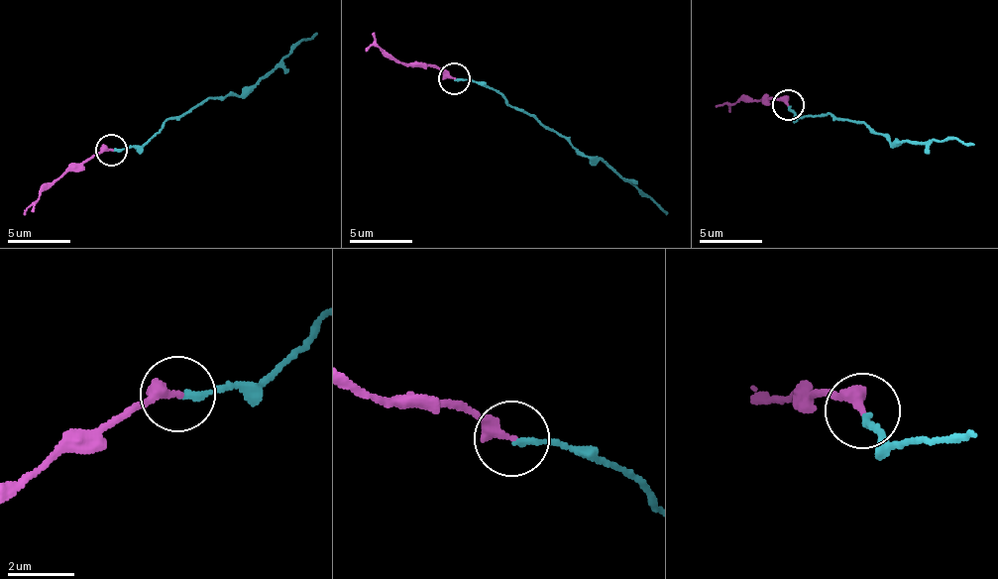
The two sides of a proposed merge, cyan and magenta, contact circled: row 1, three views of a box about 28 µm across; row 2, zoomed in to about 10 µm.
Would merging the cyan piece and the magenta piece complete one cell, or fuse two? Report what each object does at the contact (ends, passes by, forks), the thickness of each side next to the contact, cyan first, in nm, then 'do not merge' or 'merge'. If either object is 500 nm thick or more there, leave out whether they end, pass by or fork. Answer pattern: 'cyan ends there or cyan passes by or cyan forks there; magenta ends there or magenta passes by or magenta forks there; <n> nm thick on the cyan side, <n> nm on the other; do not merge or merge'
cyan ends there; magenta ends there; 170 nm thick on the cyan side, 380 nm on the other; merge

